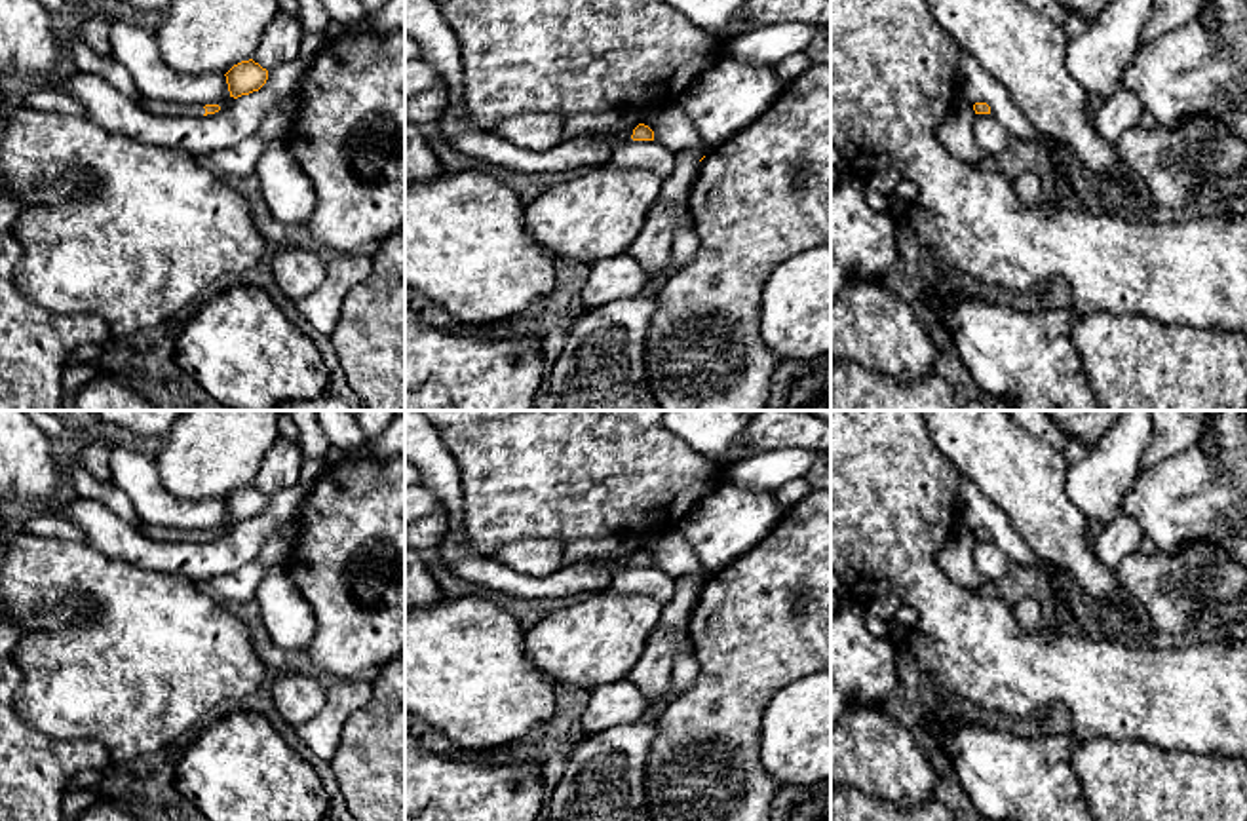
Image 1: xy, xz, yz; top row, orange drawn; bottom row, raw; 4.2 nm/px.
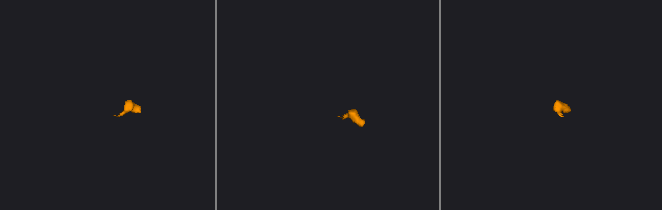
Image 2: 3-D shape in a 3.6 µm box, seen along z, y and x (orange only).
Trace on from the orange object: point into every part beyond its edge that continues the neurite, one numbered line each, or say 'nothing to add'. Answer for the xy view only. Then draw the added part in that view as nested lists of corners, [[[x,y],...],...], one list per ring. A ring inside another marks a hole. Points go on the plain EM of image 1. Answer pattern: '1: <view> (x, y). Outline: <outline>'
1: xy (154, 533). Outline: [[[135,525],[135,528],[158,542],[203,542],[205,534],[196,530],[169,528],[169,526],[154,526],[154,525]]]

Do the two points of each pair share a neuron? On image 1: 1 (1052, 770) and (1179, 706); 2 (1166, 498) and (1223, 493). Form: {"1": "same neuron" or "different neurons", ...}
{"1": "different neurons", "2": "same neuron"}

